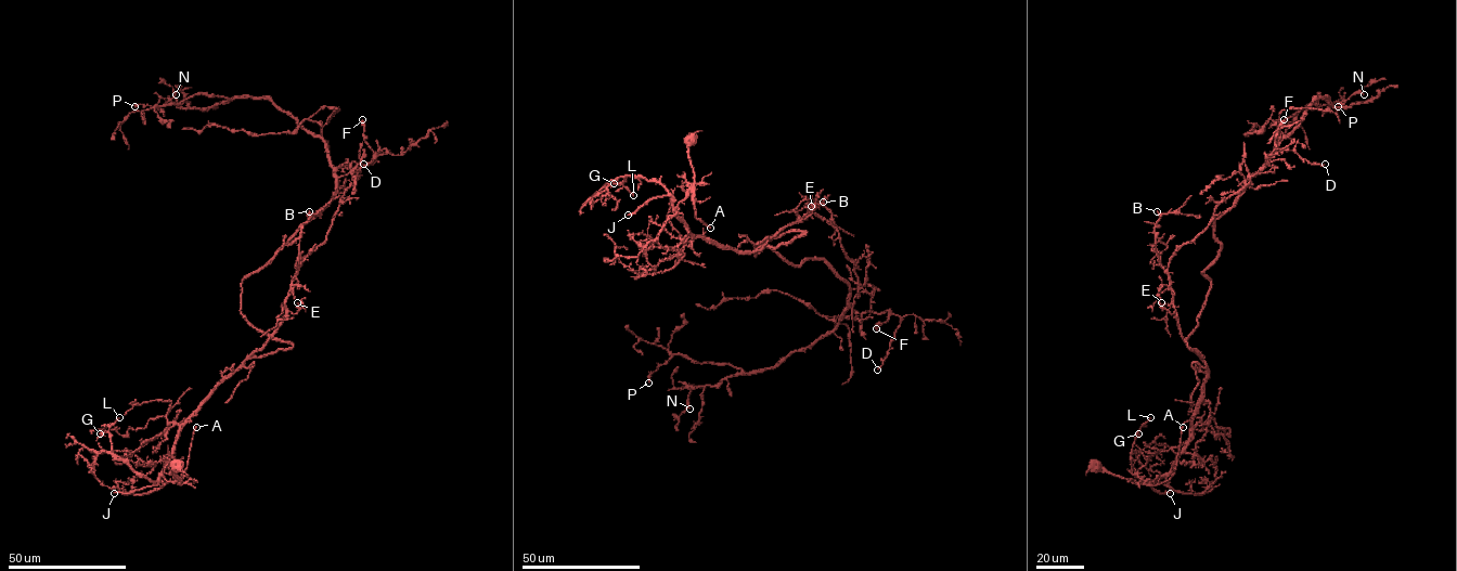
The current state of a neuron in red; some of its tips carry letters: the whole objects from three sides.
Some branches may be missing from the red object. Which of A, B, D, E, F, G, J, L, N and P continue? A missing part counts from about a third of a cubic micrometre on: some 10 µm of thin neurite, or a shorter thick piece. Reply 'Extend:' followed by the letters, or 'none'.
Extend: B, D, J, L

